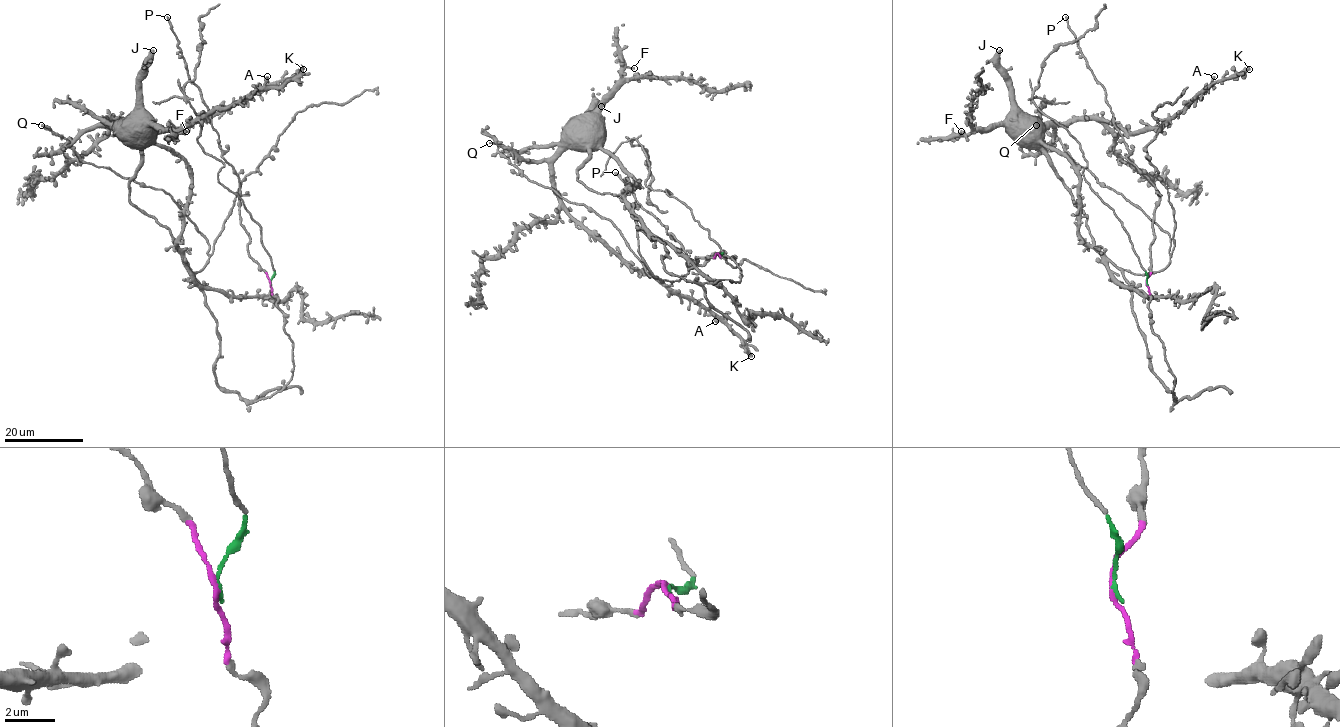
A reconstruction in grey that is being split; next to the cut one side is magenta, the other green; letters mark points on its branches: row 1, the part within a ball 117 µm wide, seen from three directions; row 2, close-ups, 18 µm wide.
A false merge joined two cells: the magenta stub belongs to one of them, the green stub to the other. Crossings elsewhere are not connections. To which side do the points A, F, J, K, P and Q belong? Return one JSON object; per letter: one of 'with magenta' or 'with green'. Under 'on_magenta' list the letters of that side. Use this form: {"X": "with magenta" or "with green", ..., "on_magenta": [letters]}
{"A": "with magenta", "F": "with magenta", "J": "with magenta", "K": "with magenta", "P": "with magenta", "Q": "with magenta", "on_magenta": ["A", "F", "J", "K", "P", "Q"]}

